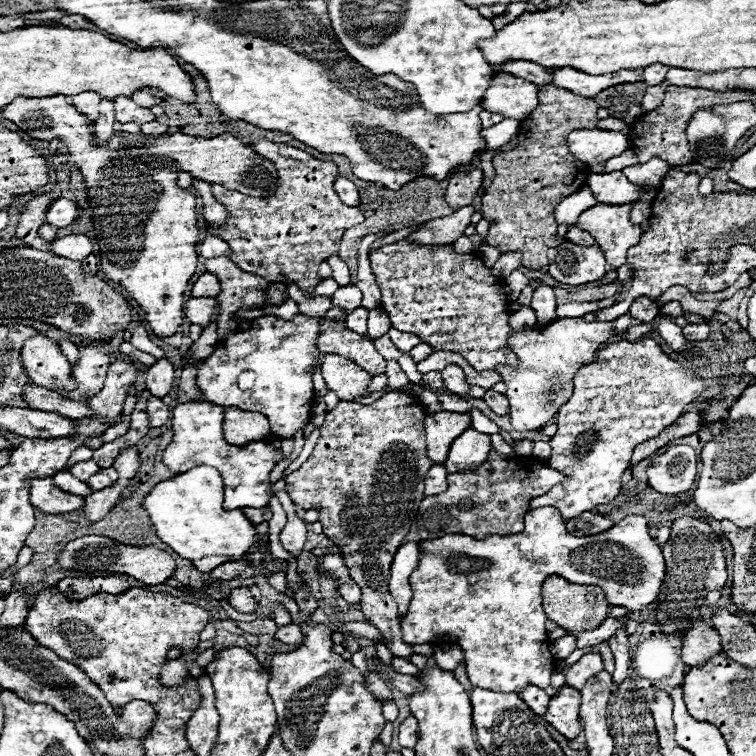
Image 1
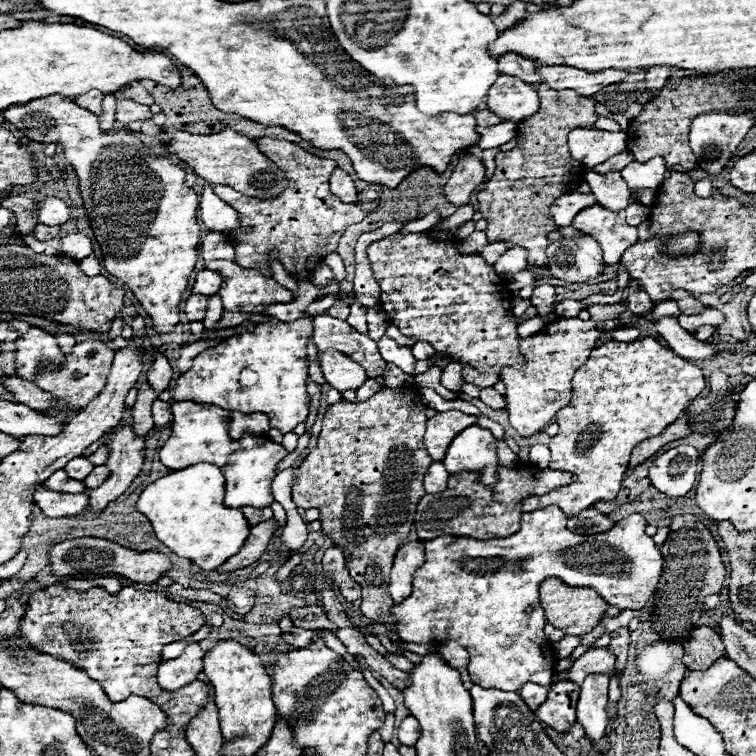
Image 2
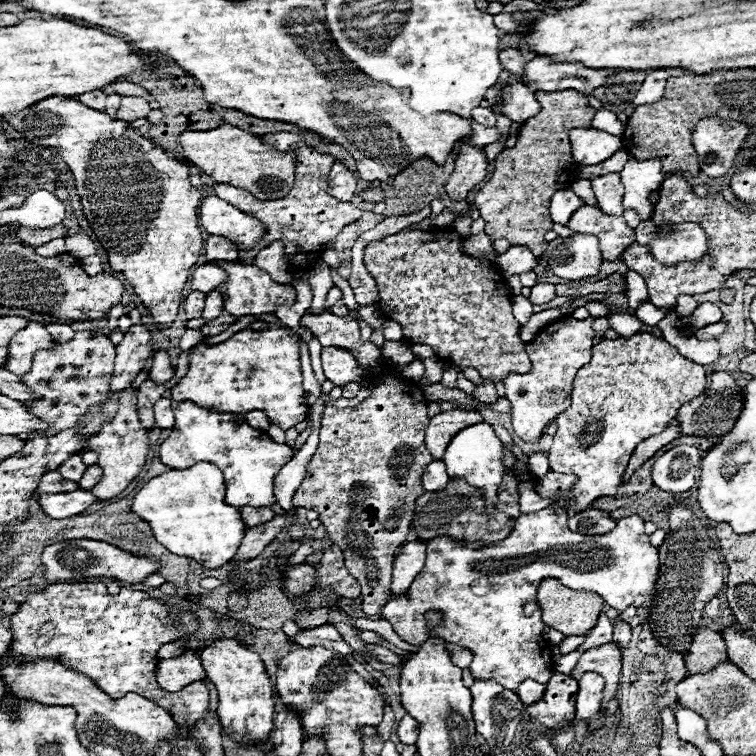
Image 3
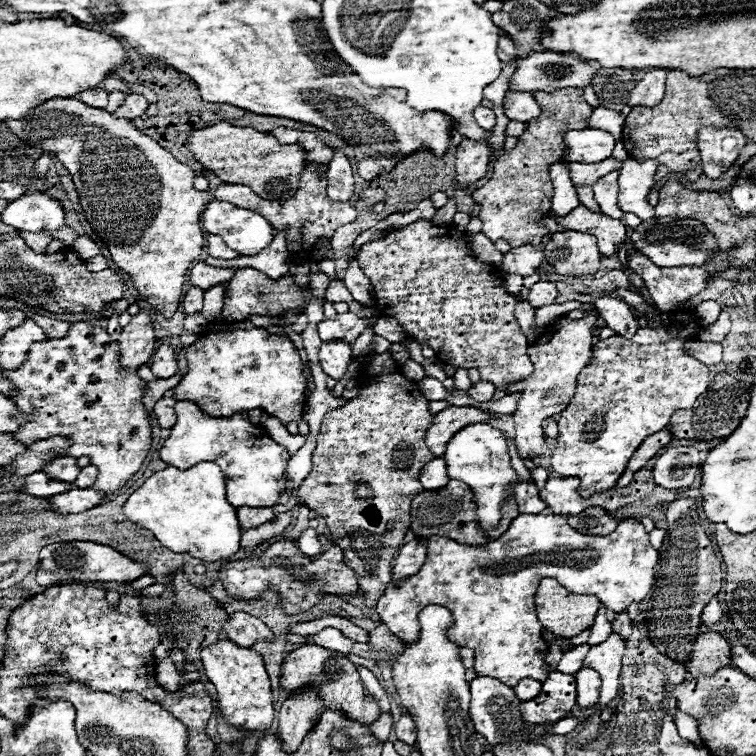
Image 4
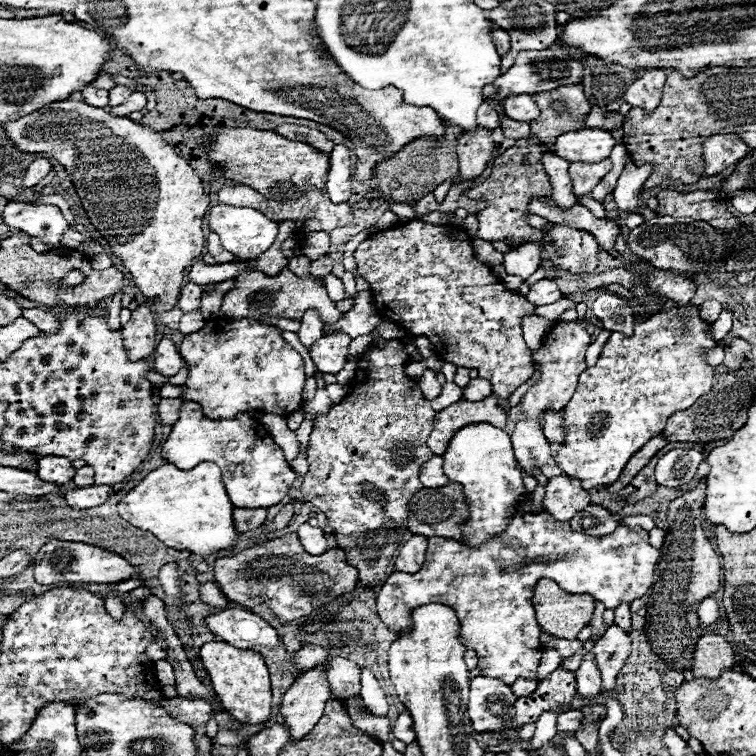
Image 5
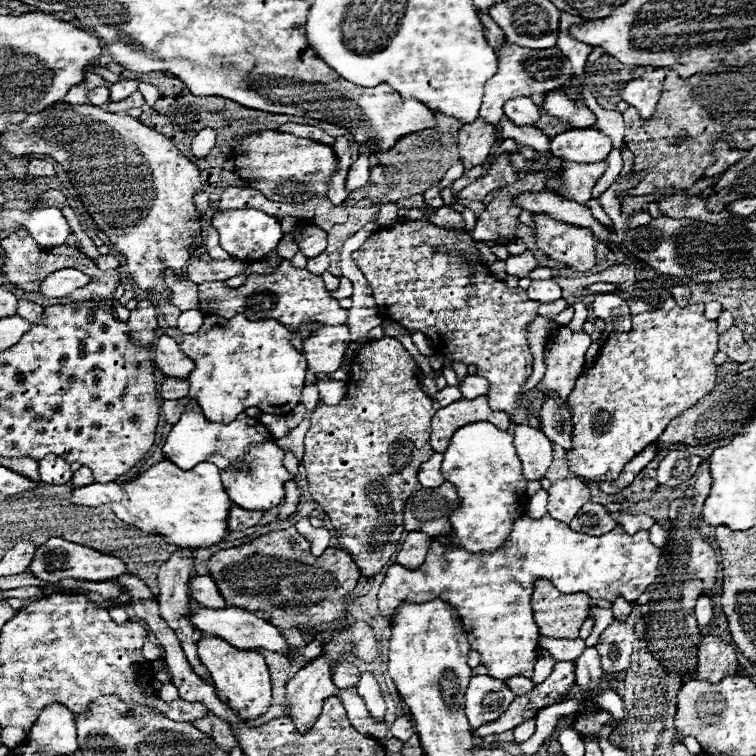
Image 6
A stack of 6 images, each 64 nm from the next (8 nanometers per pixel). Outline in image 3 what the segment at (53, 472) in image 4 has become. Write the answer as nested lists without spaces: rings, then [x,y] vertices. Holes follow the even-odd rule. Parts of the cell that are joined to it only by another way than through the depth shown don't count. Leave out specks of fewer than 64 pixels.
[[[74,454],[74,458],[68,458],[68,460],[60,466],[58,472],[60,472],[66,480],[74,480],[74,482],[78,482],[82,470],[86,470],[86,468],[88,468],[88,466],[82,462],[82,456],[80,456],[80,454]]]

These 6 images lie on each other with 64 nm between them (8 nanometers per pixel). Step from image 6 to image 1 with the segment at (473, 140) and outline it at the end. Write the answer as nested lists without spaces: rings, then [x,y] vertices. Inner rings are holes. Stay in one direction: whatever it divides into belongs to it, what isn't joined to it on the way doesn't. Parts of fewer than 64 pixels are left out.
[[[460,166],[450,178],[446,188],[446,202],[458,210],[462,206],[472,204],[478,188],[482,184],[482,170],[478,166]]]

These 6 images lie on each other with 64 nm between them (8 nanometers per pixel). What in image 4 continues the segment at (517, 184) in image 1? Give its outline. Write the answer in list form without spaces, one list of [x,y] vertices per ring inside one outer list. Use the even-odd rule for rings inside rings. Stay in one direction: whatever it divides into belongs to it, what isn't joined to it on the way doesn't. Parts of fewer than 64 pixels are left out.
[[[582,88],[534,92],[534,98],[542,108],[542,116],[528,122],[528,128],[518,138],[518,144],[496,158],[492,178],[482,188],[472,192],[474,202],[482,204],[482,210],[478,214],[484,224],[482,234],[492,242],[504,238],[512,248],[524,244],[540,244],[548,234],[546,228],[536,224],[536,220],[544,218],[542,212],[550,210],[552,182],[548,176],[548,166],[564,158],[564,134],[568,130],[588,126],[588,118],[592,114],[592,106],[582,98]]]

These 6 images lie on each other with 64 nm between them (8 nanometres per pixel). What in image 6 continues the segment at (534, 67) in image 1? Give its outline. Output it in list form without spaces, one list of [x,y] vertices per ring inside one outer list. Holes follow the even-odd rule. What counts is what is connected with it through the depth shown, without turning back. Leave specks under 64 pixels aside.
[[[478,10],[478,16],[480,16],[480,22],[482,22],[482,26],[484,26],[484,36],[486,36],[488,44],[498,48],[498,46],[504,42],[504,32],[496,26],[496,22],[494,22],[486,12]]]

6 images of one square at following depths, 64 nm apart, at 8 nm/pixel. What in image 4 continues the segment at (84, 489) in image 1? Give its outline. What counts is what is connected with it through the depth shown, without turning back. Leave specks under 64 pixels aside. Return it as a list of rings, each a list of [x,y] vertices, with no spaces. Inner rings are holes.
[[[34,472],[24,478],[24,484],[20,488],[22,494],[30,494],[36,498],[48,498],[54,494],[62,494],[62,490],[70,490],[68,482],[58,482],[46,476],[44,472]]]

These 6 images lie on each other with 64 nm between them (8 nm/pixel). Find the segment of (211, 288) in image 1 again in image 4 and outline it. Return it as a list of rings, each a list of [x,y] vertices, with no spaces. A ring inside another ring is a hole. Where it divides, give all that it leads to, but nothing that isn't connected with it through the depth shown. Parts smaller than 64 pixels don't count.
[[[196,262],[190,270],[190,282],[202,290],[208,290],[216,284],[224,284],[234,276],[234,268],[216,268],[206,262]]]

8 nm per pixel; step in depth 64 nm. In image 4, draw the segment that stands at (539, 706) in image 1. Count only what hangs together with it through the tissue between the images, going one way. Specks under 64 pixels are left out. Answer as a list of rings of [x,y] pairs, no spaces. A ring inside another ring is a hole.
[[[524,678],[514,686],[514,692],[518,694],[520,700],[530,700],[530,698],[534,698],[534,694],[540,694],[540,688],[542,688],[542,684],[538,680]]]

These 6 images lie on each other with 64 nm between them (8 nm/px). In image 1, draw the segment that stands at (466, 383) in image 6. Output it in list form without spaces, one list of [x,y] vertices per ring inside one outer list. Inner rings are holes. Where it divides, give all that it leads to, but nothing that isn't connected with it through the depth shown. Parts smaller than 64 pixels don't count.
[[[486,390],[486,394],[482,396],[482,400],[492,408],[494,414],[498,414],[498,416],[508,414],[508,400],[504,398],[504,394],[498,394],[494,390]]]

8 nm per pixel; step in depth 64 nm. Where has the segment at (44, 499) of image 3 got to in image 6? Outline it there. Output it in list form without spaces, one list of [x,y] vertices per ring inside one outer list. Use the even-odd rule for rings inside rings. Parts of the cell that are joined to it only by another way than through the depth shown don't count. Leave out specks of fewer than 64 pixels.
[[[170,460],[150,466],[130,482],[94,482],[76,488],[72,492],[72,502],[78,506],[110,506],[120,520],[148,534],[156,534],[178,548],[208,548],[218,544],[228,534],[226,518],[232,506],[222,488],[220,470],[214,464],[200,462],[192,470],[180,470]]]

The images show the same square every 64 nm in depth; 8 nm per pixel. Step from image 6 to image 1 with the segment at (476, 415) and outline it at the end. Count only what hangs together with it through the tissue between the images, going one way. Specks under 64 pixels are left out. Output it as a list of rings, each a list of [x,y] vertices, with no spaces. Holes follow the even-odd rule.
[[[458,412],[430,414],[424,420],[428,458],[432,462],[444,462],[448,448],[450,448],[450,442],[458,434],[462,434],[462,430],[468,430],[470,424],[472,424],[472,418],[468,414],[458,414]]]

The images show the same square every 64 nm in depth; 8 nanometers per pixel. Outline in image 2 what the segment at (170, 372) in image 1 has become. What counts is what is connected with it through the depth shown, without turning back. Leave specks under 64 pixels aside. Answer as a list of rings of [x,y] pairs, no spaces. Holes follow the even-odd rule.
[[[158,354],[156,358],[154,358],[154,362],[152,362],[152,368],[148,370],[148,384],[154,388],[154,390],[158,390],[158,392],[162,392],[162,390],[166,390],[166,388],[170,388],[170,382],[172,382],[172,366],[170,366],[170,362],[168,362],[168,358],[164,356],[164,354]]]

